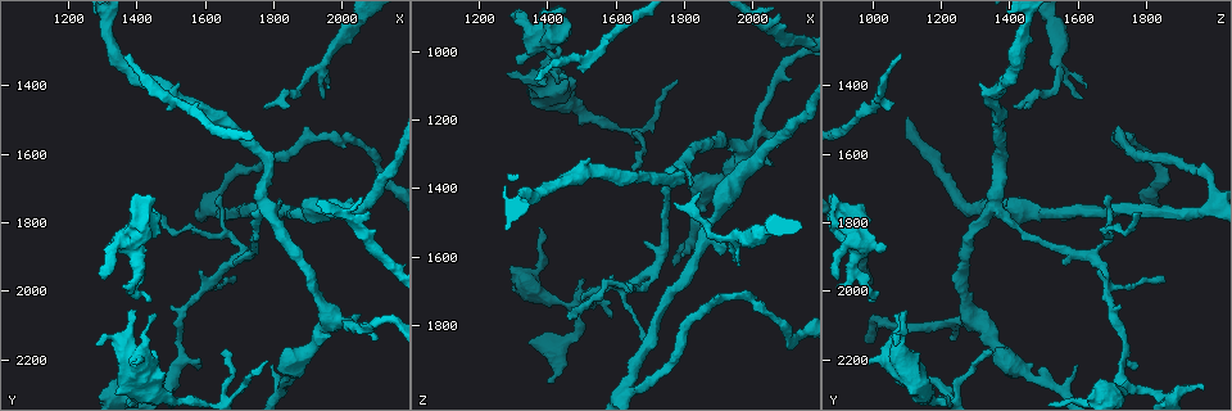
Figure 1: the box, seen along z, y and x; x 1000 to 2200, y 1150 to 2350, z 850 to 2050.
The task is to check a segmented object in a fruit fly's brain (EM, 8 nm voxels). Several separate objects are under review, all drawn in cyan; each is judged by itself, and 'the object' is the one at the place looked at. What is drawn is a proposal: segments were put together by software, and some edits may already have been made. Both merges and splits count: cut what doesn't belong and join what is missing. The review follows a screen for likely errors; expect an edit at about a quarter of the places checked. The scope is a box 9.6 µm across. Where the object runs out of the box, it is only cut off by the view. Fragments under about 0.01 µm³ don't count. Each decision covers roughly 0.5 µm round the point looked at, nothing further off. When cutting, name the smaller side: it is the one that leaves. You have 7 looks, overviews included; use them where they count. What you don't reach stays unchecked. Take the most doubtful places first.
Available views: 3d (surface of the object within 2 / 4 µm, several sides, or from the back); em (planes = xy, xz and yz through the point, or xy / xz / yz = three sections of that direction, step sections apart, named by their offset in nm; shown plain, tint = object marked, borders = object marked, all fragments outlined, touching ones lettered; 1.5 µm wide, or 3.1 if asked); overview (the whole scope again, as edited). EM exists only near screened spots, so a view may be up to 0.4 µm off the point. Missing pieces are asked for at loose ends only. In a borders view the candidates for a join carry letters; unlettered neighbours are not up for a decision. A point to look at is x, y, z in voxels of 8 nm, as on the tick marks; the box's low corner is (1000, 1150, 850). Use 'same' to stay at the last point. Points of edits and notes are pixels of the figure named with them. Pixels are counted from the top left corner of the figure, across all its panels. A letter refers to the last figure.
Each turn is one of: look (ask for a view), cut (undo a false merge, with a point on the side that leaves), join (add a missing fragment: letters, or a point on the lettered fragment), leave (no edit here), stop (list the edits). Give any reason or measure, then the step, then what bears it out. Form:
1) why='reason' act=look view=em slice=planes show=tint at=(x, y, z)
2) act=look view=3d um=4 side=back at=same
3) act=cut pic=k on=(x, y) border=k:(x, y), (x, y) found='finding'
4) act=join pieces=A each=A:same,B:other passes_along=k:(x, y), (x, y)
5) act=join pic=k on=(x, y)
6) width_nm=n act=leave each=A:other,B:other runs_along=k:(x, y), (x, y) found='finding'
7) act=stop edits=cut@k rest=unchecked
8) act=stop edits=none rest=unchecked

why='free end' act=look view=em slice=planes show=borders at=(1760, 1480, 1440)

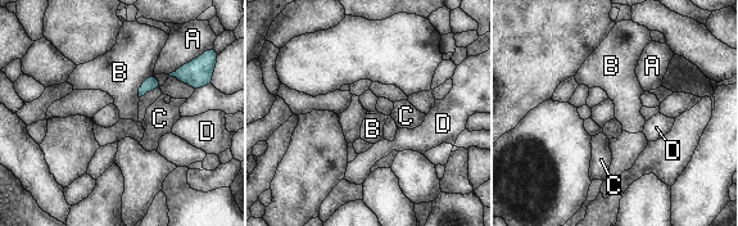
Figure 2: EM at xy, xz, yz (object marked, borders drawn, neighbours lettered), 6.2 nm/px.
act=leave each=A:other,B:other,C:other,D:other border=2:(153, 73), (139, 87), (139, 98) found='none of them fits'

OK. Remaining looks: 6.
why='an open end' act=look view=3d um=4 at=(1600, 2210, 1770)

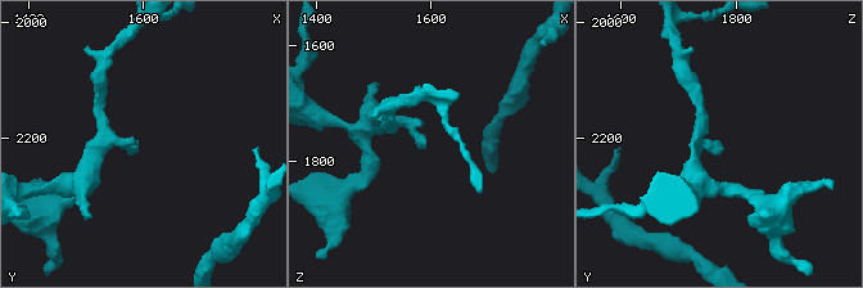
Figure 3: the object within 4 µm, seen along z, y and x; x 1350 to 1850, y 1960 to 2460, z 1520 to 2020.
why='shape alone is not enough' act=look view=em slice=planes show=borders at=(1585, 2225, 1780)

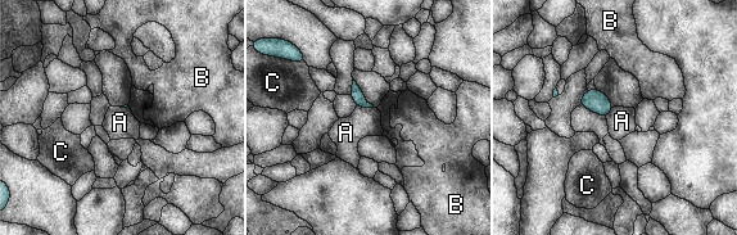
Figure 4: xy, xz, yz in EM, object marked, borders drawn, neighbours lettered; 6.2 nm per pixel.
act=leave each=A:other,B:other,C:other border=4:(356, 105), (372, 108) found='no lettered fragment goes on from it'

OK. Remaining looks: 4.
why='branch point' act=look view=em slice=planes show=borders at=(1770, 1750, 1360)

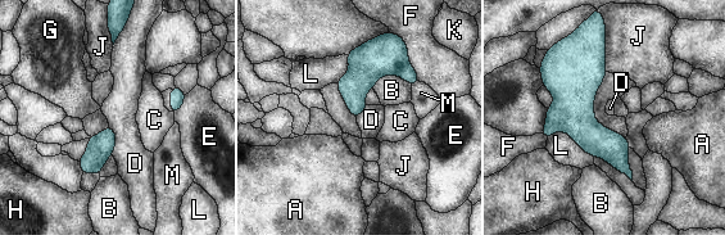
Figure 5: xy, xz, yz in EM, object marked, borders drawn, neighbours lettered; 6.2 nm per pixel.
longest_contact=F:380nm act=leave each=A:other,B:other,C:other,D:other,E:other,F:other,G:other,H:other,J:other,K:other,L:other,M:other border=5:(411, 86), (383, 75), (372, 89) found='all the same neuron'

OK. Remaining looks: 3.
act=stop edits=none rest=unchecked

